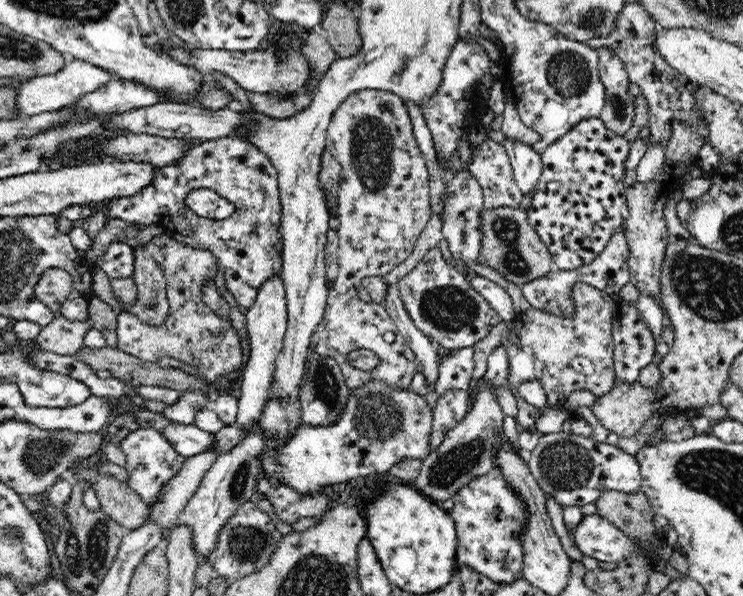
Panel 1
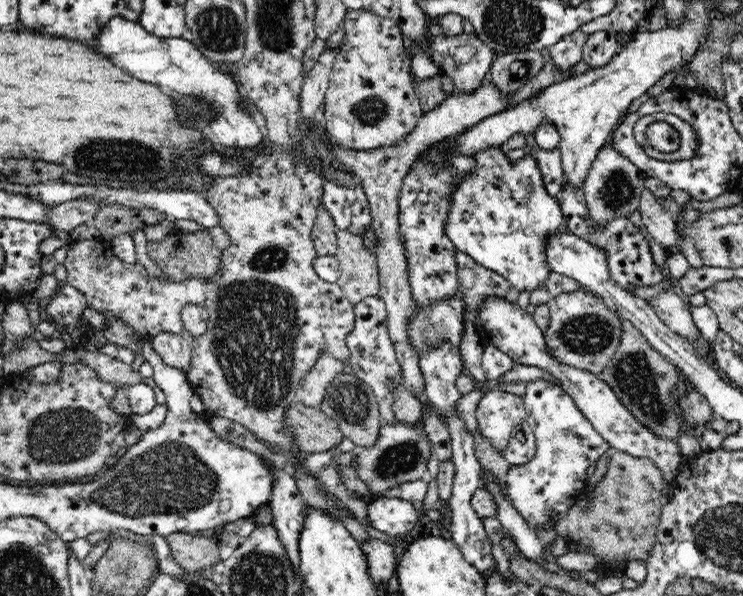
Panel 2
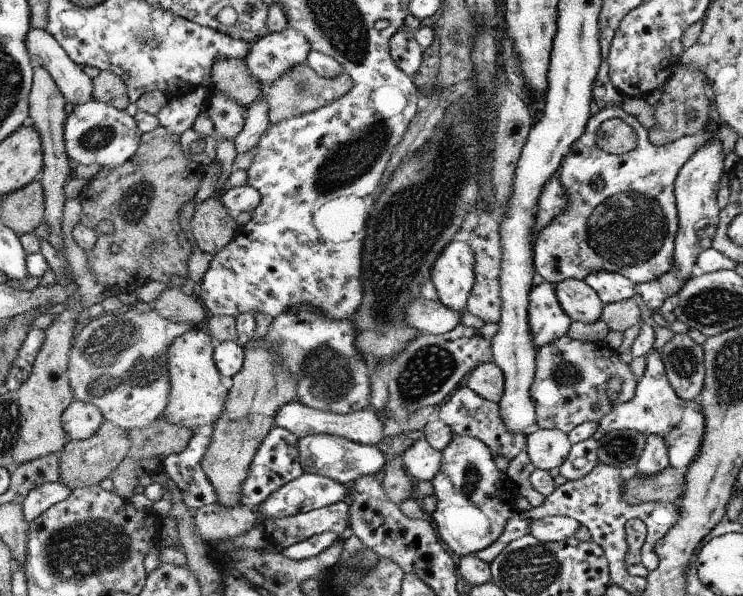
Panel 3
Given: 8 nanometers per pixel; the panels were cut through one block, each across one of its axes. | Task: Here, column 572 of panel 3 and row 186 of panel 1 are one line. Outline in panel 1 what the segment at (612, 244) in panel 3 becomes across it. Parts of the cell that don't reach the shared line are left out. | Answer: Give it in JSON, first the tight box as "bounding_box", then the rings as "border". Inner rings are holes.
{"bounding_box":[107,136,283,310],"border":[[[240,136],[198,141],[197,144],[190,145],[190,150],[178,162],[166,167],[156,167],[154,180],[146,188],[142,188],[142,192],[112,199],[107,218],[141,226],[161,225],[166,236],[185,242],[192,248],[210,250],[225,272],[226,290],[243,310],[254,304],[258,290],[268,278],[281,274],[283,240],[280,234],[281,198],[277,171],[266,154]],[[199,189],[208,189],[226,198],[236,207],[236,212],[224,220],[197,216],[186,205],[185,200],[194,190]]]}

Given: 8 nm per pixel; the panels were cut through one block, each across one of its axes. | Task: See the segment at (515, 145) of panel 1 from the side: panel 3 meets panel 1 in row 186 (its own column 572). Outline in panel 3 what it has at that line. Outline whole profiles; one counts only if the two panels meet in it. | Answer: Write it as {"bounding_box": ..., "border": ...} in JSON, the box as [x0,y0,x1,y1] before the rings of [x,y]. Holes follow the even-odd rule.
{"bounding_box":[525,515,580,542],"border":[[[555,515],[534,520],[529,529],[525,525],[525,533],[541,542],[557,542],[574,537],[580,526],[580,522],[574,518]]]}

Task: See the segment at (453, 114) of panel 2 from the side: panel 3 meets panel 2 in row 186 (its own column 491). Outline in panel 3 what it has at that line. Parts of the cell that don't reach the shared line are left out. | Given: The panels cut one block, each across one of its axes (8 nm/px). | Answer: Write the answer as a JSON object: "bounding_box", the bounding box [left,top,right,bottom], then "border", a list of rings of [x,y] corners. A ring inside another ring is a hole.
{"bounding_box":[467,363,505,404],"border":[[[481,363],[467,377],[467,387],[480,398],[499,404],[504,395],[505,380],[502,370],[493,363]]]}

